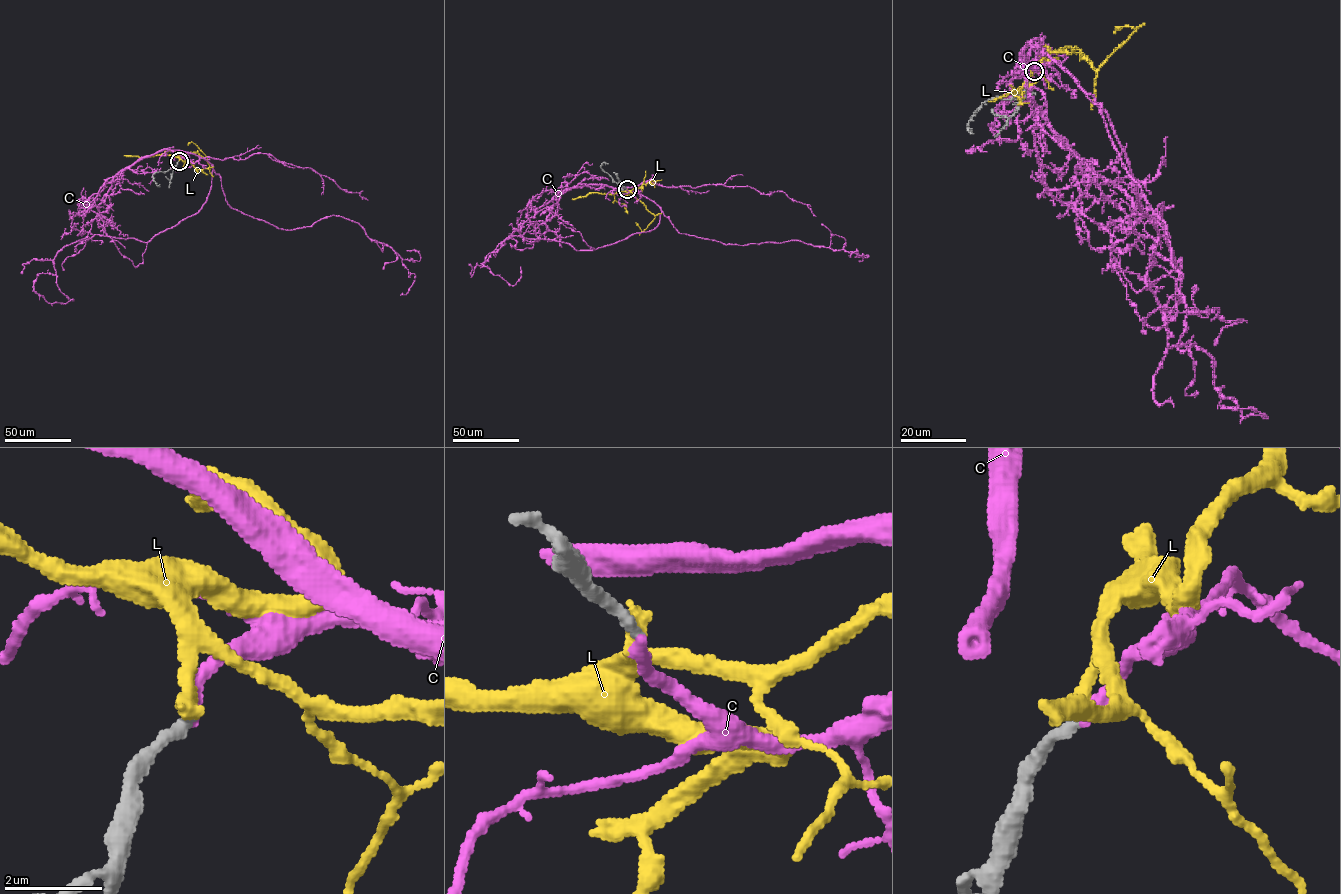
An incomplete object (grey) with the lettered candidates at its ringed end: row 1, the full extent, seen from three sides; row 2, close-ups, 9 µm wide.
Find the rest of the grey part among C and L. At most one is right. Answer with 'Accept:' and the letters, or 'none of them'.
Accept: C

